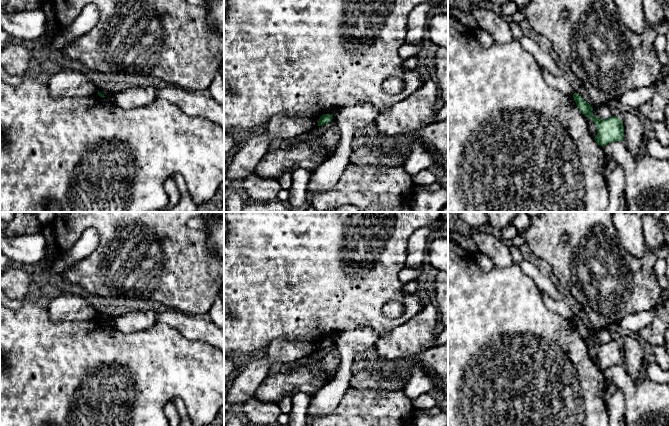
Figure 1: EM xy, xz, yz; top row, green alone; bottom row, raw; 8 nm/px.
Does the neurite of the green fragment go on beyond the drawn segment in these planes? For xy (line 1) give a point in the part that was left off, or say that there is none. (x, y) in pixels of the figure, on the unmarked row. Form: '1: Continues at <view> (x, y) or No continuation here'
1: No continuation here

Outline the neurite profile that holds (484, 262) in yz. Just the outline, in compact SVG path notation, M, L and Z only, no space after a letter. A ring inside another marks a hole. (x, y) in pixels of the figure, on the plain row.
M478 252L475 255L475 259L476 259L478 266L483 271L489 271L493 267L493 263L492 263L491 259L483 253Z

